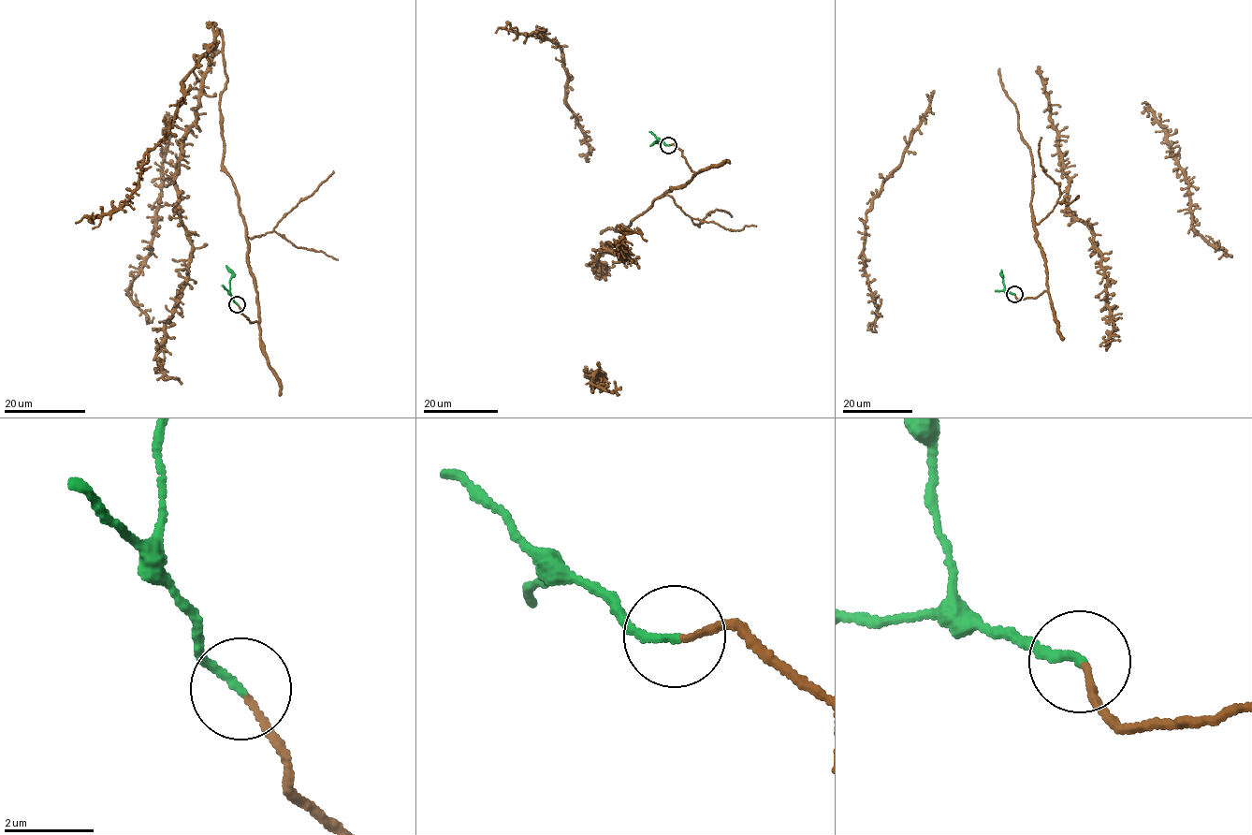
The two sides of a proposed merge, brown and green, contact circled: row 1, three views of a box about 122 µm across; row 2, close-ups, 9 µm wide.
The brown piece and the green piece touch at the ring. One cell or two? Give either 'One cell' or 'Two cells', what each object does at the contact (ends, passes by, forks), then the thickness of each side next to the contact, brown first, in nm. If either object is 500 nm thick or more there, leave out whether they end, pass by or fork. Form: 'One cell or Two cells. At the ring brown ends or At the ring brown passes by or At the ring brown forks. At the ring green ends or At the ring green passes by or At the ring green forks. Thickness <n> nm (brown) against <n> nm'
One cell. At the ring brown ends. At the ring green ends. Thickness 130 nm (brown) against 170 nm

